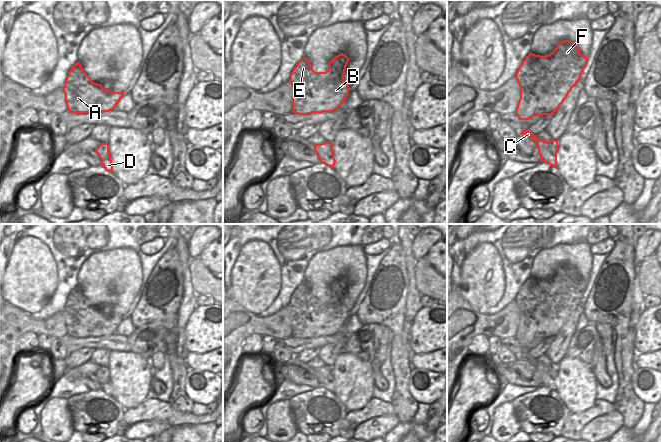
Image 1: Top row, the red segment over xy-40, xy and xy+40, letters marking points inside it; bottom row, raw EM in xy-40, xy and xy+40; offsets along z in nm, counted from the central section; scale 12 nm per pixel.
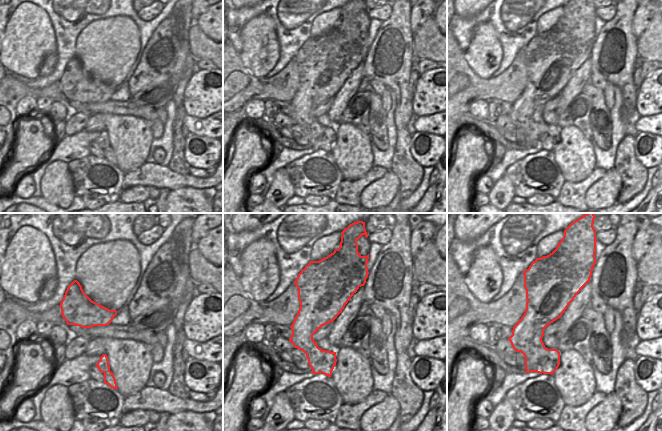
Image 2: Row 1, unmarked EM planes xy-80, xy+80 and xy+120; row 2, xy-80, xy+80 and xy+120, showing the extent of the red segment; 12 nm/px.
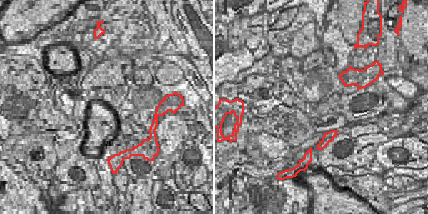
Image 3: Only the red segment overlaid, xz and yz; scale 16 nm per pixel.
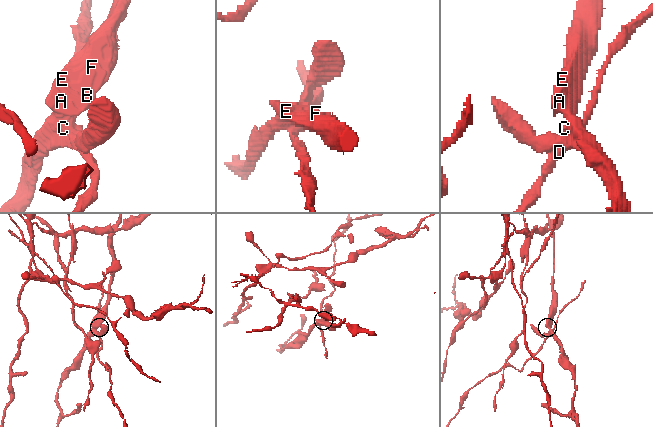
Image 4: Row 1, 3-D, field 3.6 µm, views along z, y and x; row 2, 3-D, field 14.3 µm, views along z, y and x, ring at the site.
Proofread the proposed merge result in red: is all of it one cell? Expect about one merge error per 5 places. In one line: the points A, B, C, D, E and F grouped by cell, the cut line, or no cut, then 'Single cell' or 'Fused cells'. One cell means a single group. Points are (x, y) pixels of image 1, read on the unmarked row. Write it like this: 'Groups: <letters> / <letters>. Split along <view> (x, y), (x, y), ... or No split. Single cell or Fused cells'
Groups: A B C E F / D. Split along xy+40 (552, 368), (549, 374), (543, 374), (539, 378). Fused cells

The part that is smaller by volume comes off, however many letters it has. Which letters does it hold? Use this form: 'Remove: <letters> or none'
Remove: D

